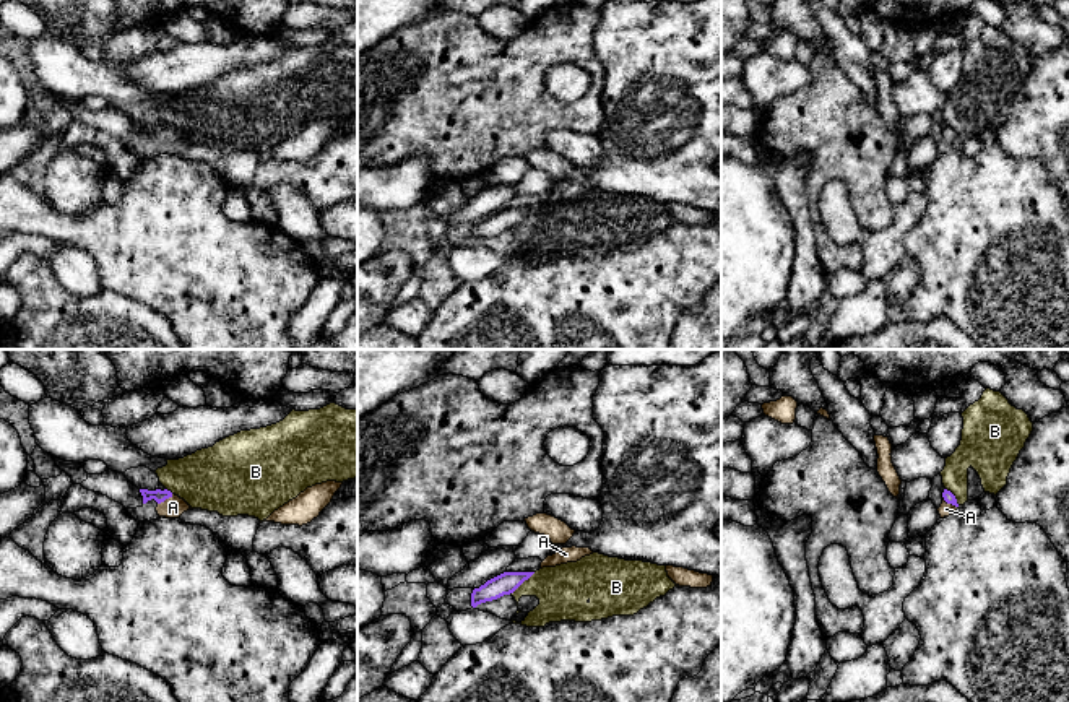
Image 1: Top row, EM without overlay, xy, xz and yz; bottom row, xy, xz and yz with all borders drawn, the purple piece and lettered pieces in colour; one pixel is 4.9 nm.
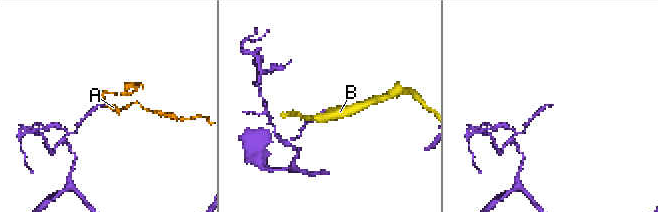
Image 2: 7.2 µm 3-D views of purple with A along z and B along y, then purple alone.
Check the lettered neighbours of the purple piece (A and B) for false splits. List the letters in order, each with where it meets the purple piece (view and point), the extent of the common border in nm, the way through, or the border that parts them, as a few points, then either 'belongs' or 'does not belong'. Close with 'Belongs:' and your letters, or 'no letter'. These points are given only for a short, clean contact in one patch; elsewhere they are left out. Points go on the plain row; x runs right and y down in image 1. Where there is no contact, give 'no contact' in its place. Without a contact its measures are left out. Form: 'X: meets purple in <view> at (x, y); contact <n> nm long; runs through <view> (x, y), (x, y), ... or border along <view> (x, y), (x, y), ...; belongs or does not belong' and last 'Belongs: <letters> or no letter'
A: meets purple in xy at (164, 135); contact 90 nm long; runs through xy (160, 132), (164, 135), (173, 143); belongs
B: meets purple in xz at (522, 218); contact 170 nm long; does not belong
Belongs: A

